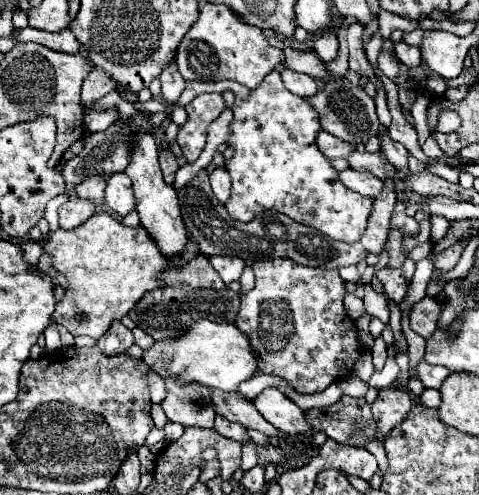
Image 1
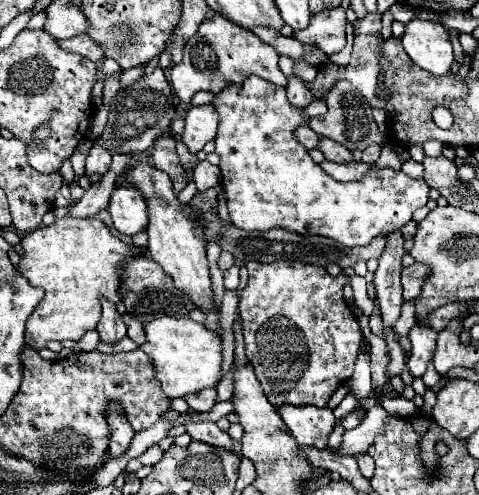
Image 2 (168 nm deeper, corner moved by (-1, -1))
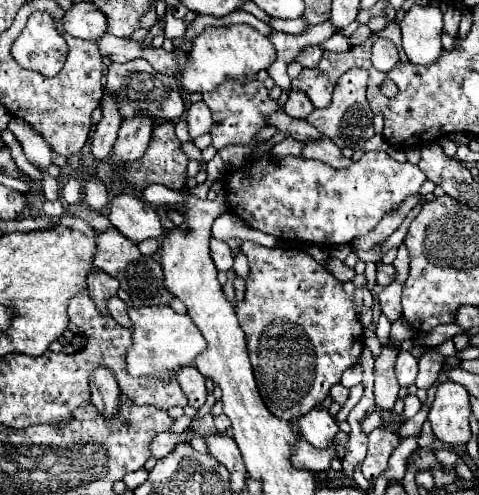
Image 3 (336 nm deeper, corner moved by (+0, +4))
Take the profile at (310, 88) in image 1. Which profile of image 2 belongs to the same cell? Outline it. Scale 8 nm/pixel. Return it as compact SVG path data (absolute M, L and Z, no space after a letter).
M299 76L287 78L287 98L293 102L293 106L309 106L313 102L313 94L307 88L307 82Z

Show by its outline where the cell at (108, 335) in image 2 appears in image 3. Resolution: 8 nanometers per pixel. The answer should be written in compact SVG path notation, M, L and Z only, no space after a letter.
M94 267L88 275L88 289L92 293L92 299L96 301L96 307L100 307L104 315L108 315L108 311L104 309L104 301L108 301L108 297L116 295L118 287L120 287L120 281L116 277L110 277L102 269Z

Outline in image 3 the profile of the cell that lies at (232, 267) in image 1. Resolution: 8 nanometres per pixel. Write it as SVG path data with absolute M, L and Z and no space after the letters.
M212 237L210 239L210 255L212 255L212 261L214 261L218 271L232 269L232 251L226 245L226 241L220 241L220 239Z

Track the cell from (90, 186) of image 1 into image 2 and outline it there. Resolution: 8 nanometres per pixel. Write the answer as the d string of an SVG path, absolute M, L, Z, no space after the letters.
M95 144L87 156L87 170L85 174L91 176L91 174L99 174L103 176L105 170L109 170L111 166L111 154L107 150L103 150L99 144Z

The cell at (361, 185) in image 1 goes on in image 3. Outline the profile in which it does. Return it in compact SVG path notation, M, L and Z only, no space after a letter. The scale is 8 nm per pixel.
M324 135L320 139L316 139L316 141L304 143L302 157L306 157L306 159L318 159L318 161L330 165L330 167L336 167L336 169L352 165L352 161L342 157L340 149L332 141L328 141L328 137L324 137Z

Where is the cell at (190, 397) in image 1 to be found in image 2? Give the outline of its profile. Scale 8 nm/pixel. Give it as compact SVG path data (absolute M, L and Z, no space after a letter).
M185 420L185 428L187 428L187 434L193 438L193 440L199 440L199 442L207 442L207 444L213 444L217 448L225 448L225 450L233 450L233 440L229 434L225 434L223 430L217 428L215 422L211 420Z

